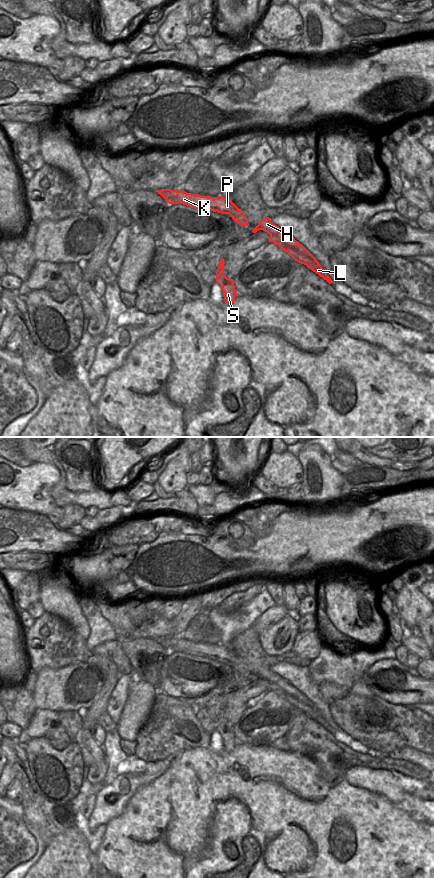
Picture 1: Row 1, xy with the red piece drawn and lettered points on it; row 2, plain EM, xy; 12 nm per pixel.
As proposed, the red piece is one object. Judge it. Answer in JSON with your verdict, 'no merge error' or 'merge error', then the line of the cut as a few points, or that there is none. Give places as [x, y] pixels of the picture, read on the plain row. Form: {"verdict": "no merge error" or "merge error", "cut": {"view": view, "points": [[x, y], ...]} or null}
{"verdict": "merge error", "cut": {"view": "xy", "points": [[215, 656], [219, 656], [221, 660]]}}

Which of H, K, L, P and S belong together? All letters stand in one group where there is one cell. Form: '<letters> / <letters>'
H K L P / S

